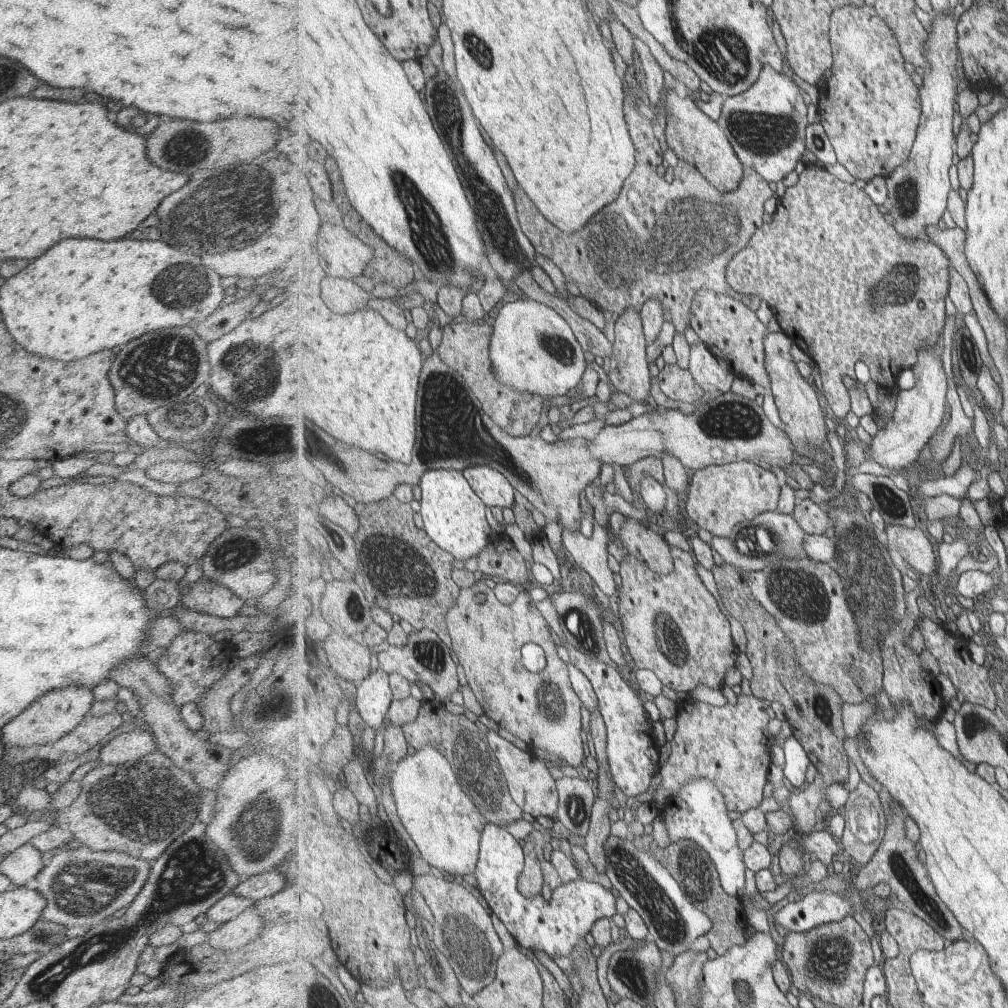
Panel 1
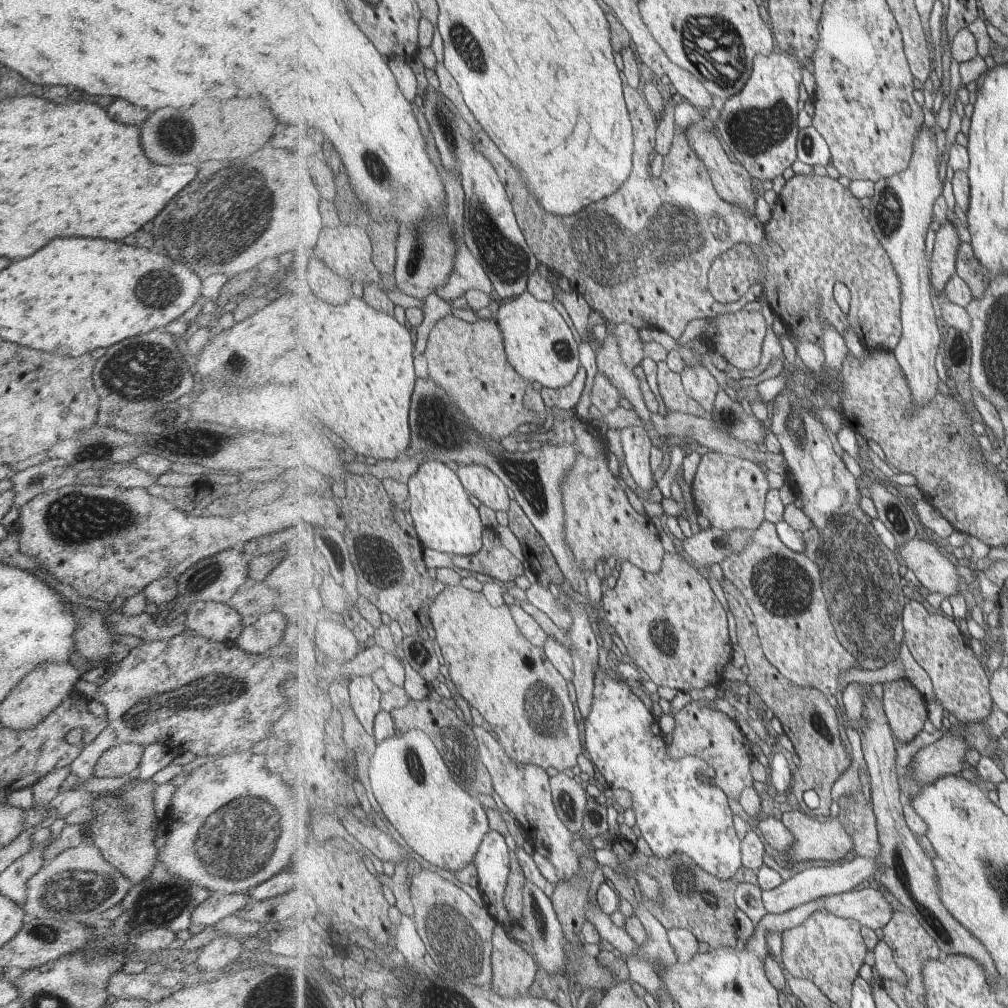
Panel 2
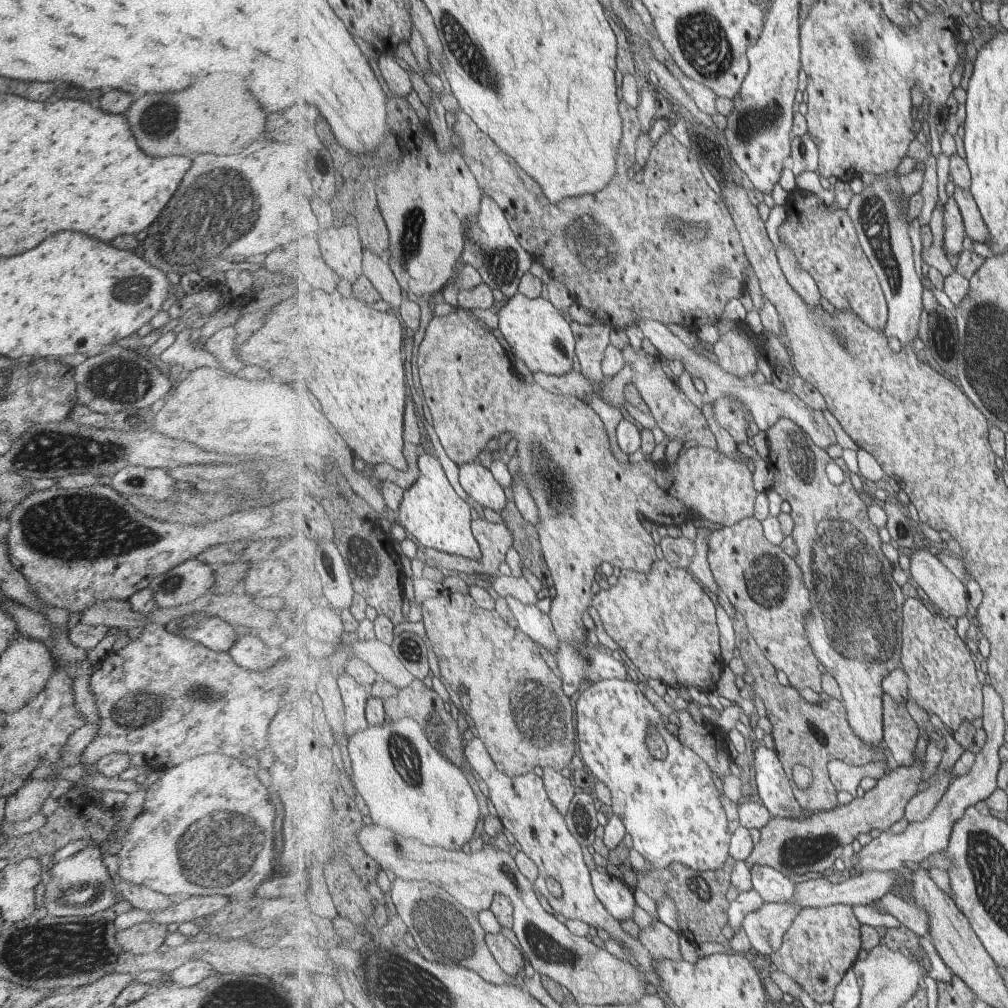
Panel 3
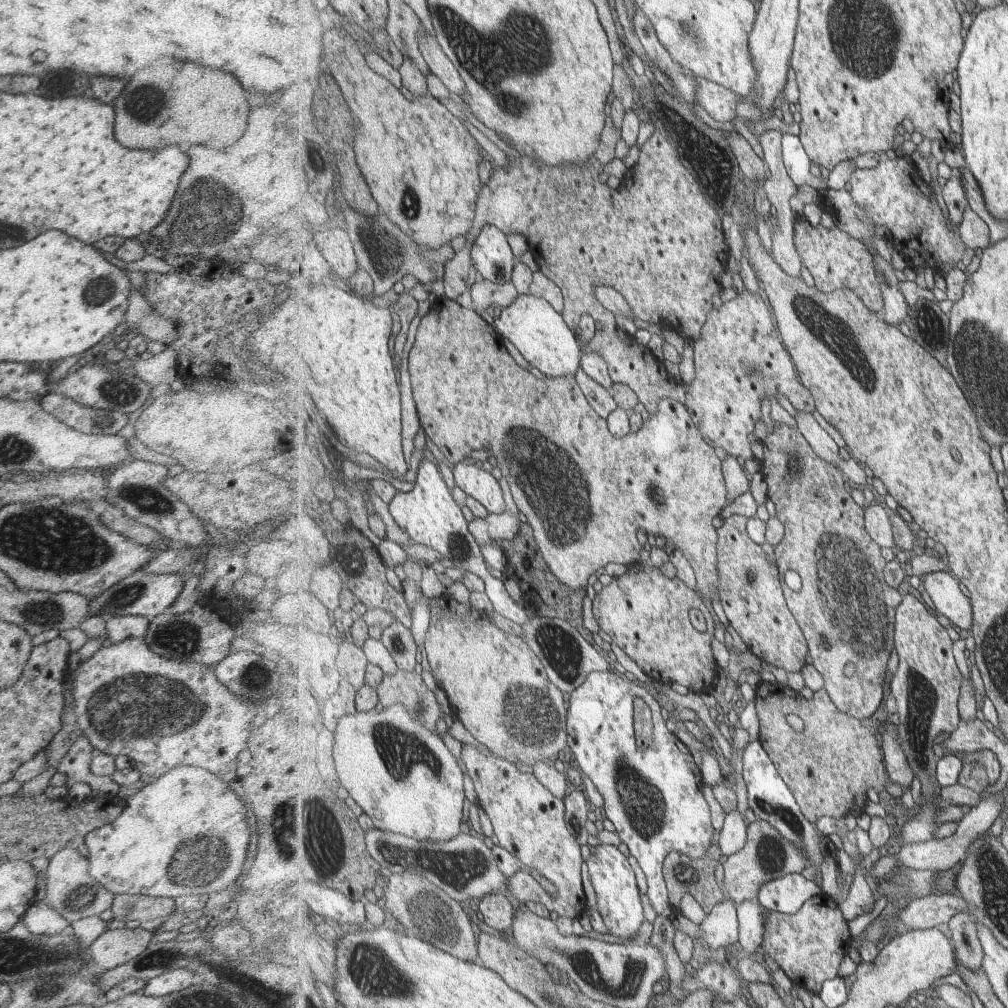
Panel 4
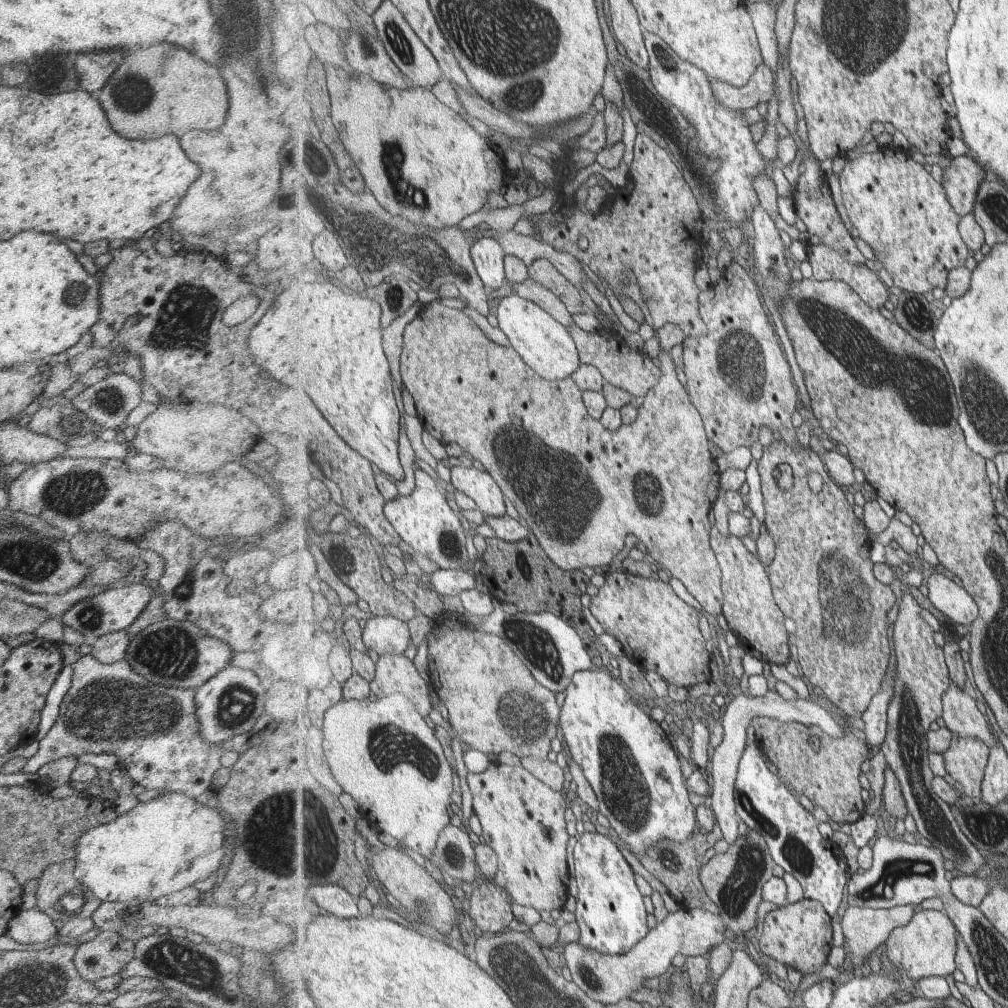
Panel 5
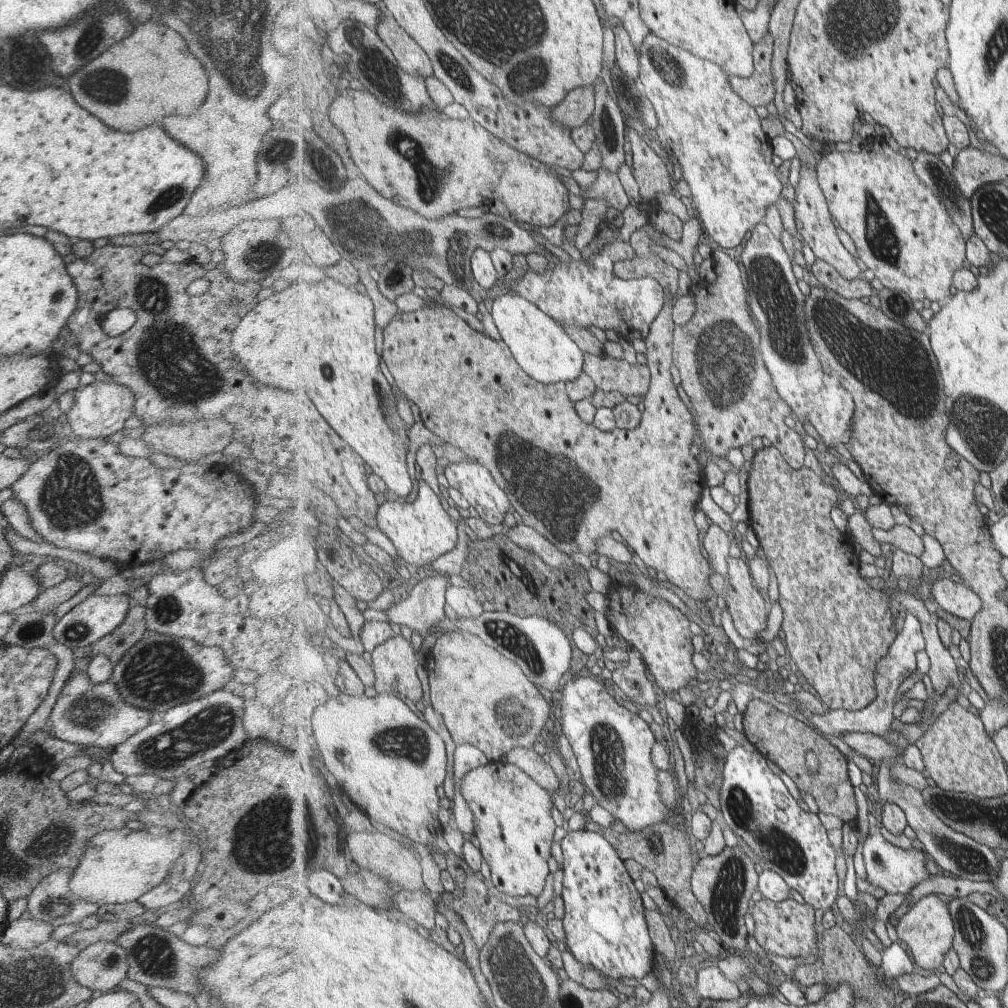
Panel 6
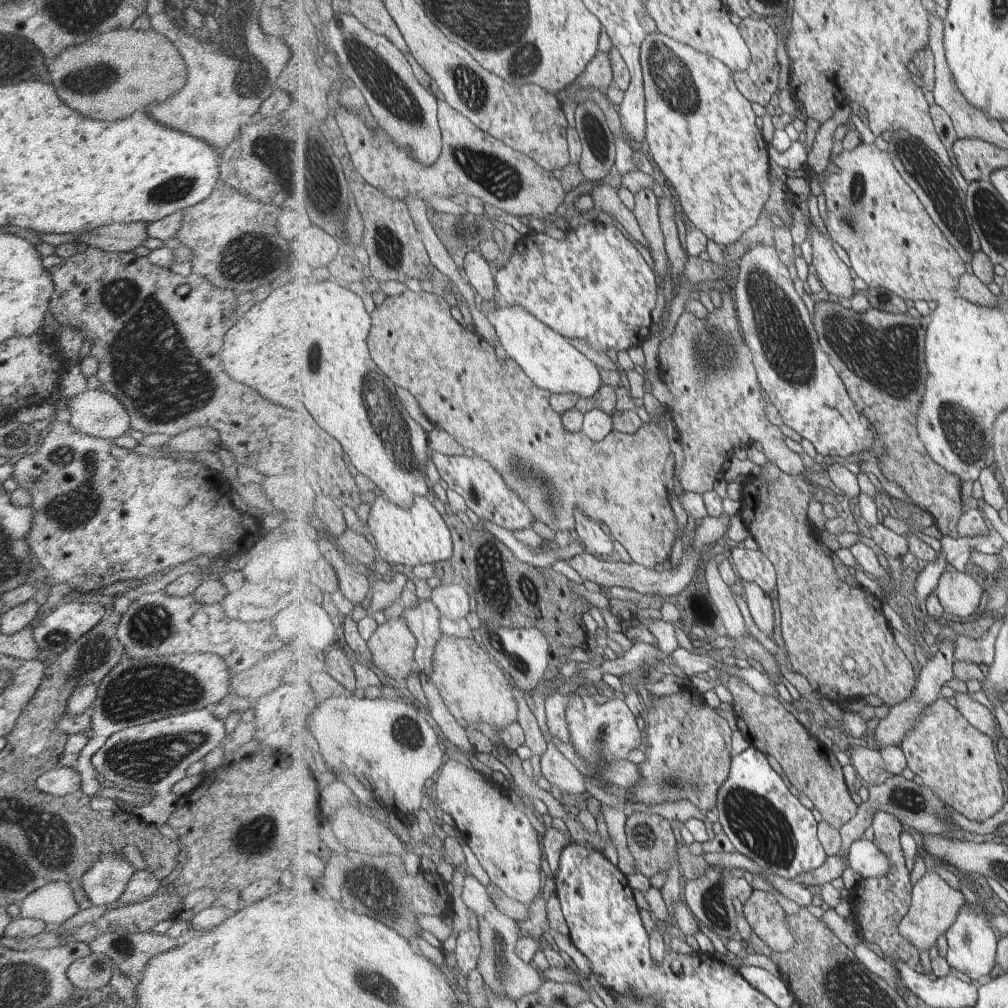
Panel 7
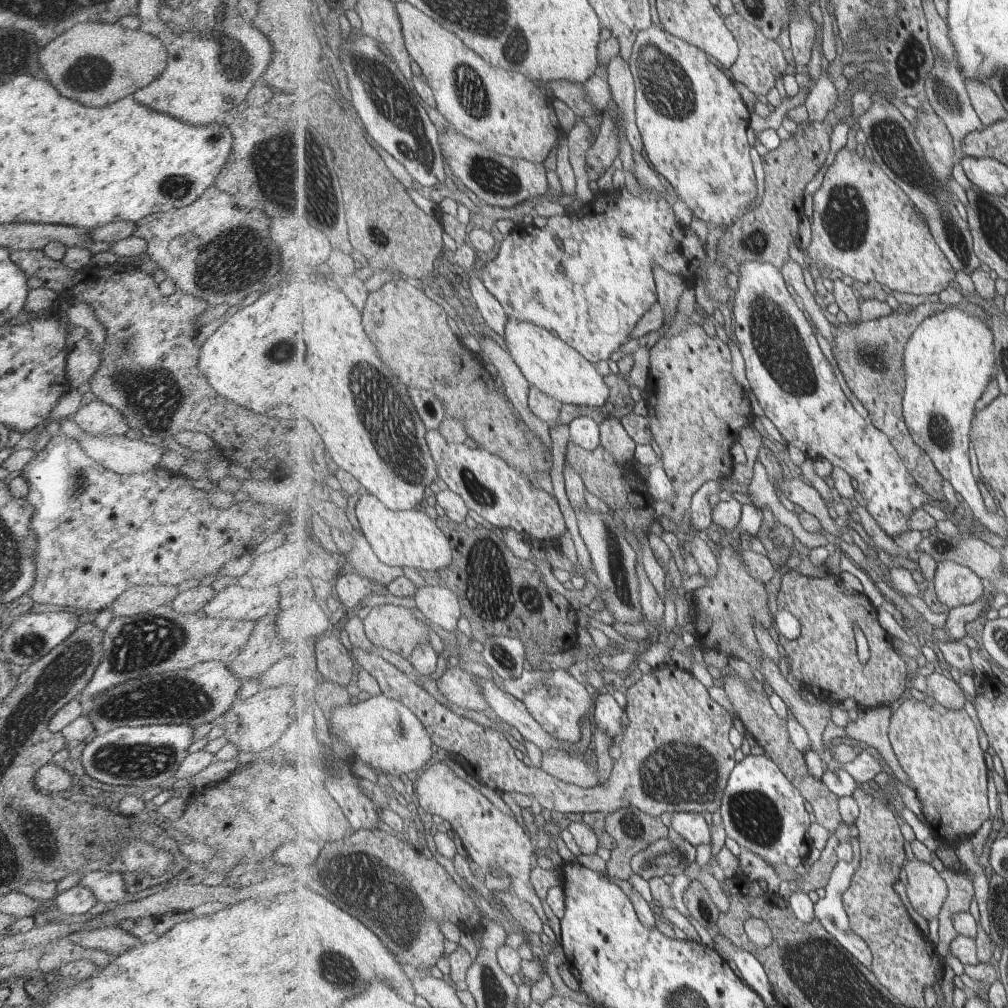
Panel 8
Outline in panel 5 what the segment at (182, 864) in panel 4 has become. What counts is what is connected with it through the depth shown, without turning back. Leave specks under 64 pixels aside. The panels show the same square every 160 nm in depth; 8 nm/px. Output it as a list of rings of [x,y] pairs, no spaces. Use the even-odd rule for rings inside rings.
[[[165,791],[146,802],[137,800],[129,810],[117,815],[110,823],[90,828],[76,840],[73,877],[101,902],[122,903],[155,901],[160,896],[167,896],[205,880],[217,871],[219,861],[223,858],[225,824],[217,810],[199,803],[196,798],[181,791]]]

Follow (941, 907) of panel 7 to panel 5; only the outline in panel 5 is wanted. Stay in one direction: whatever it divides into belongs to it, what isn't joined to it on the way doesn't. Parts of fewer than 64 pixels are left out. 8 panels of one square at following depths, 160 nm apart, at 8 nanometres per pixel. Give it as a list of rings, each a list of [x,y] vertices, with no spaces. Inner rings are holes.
[[[917,909],[911,922],[895,929],[885,942],[888,960],[899,970],[905,970],[911,980],[916,983],[927,976],[945,977],[957,970],[957,932],[954,922],[943,910]]]

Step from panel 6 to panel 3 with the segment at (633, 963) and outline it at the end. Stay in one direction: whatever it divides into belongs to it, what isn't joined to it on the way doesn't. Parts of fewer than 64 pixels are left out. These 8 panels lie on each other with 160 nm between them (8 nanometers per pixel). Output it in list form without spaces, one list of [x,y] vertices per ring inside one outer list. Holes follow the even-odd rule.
[[[596,869],[592,871],[592,883],[601,902],[615,918],[619,920],[631,919],[637,902],[633,891],[625,883]]]

